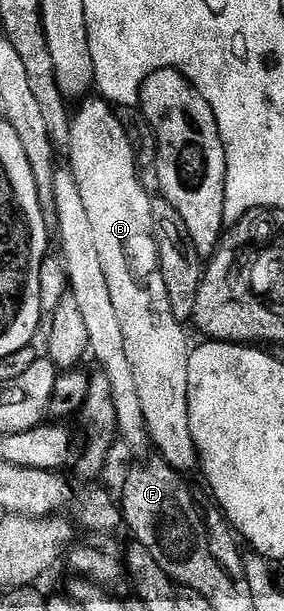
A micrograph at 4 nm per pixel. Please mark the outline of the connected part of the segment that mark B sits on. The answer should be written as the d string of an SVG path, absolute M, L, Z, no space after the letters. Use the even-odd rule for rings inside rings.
M88 97L79 104L80 107L71 112L72 124L70 125L70 141L66 148L68 154L67 166L72 172L74 181L78 181L78 189L82 193L82 205L86 209L88 220L90 220L90 230L94 236L94 246L98 248L98 261L102 261L102 269L106 272L106 285L110 288L110 302L114 304L114 310L118 317L118 326L122 329L122 341L126 345L126 361L130 361L130 370L134 373L134 382L138 388L138 401L142 404L142 417L144 418L144 427L148 430L148 438L151 446L156 447L155 454L174 468L175 471L181 473L189 473L188 471L196 471L198 467L198 456L196 454L196 446L194 445L194 437L190 429L190 417L188 416L188 357L190 354L190 346L188 347L188 335L184 332L185 324L178 318L174 317L174 313L170 309L170 293L166 293L166 281L162 281L162 273L160 272L160 254L158 253L158 245L156 244L156 234L154 233L154 221L150 213L150 205L153 196L148 195L148 191L139 183L141 172L138 170L135 151L132 149L128 139L127 131L120 123L117 112L113 106L103 97Z

